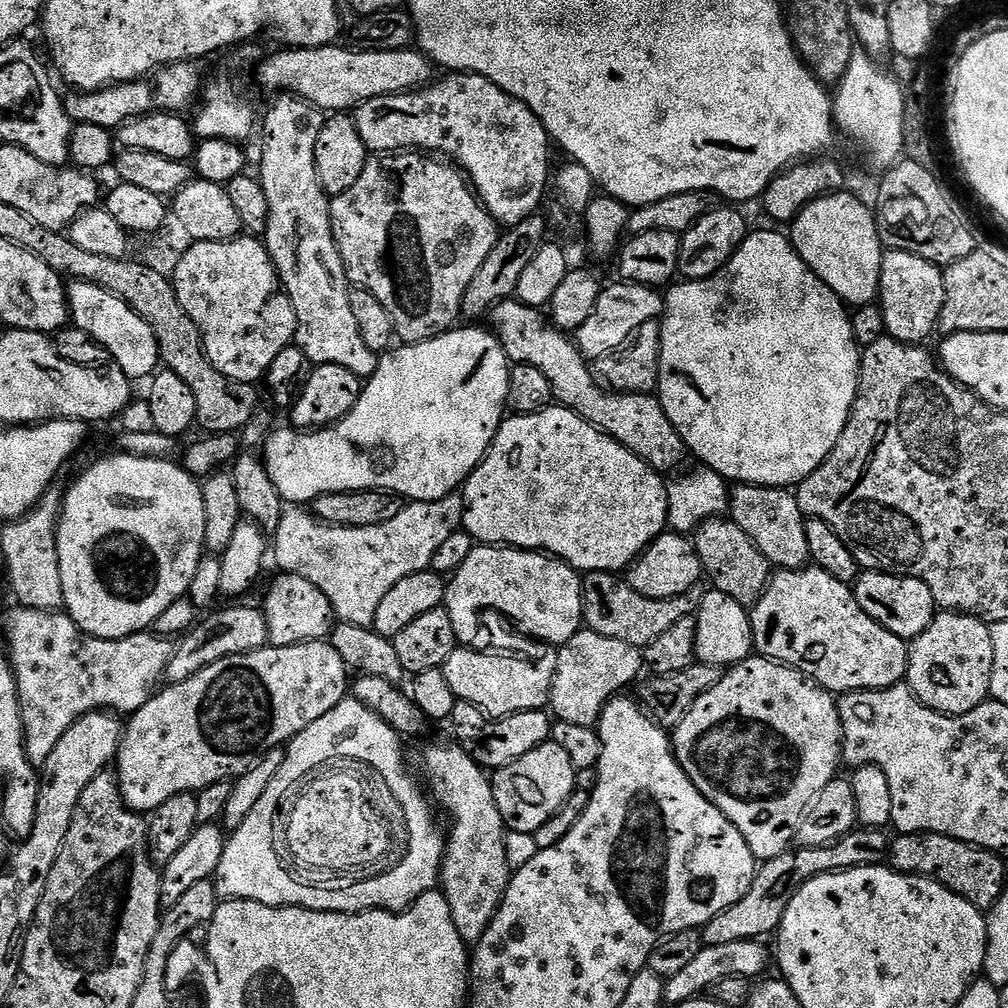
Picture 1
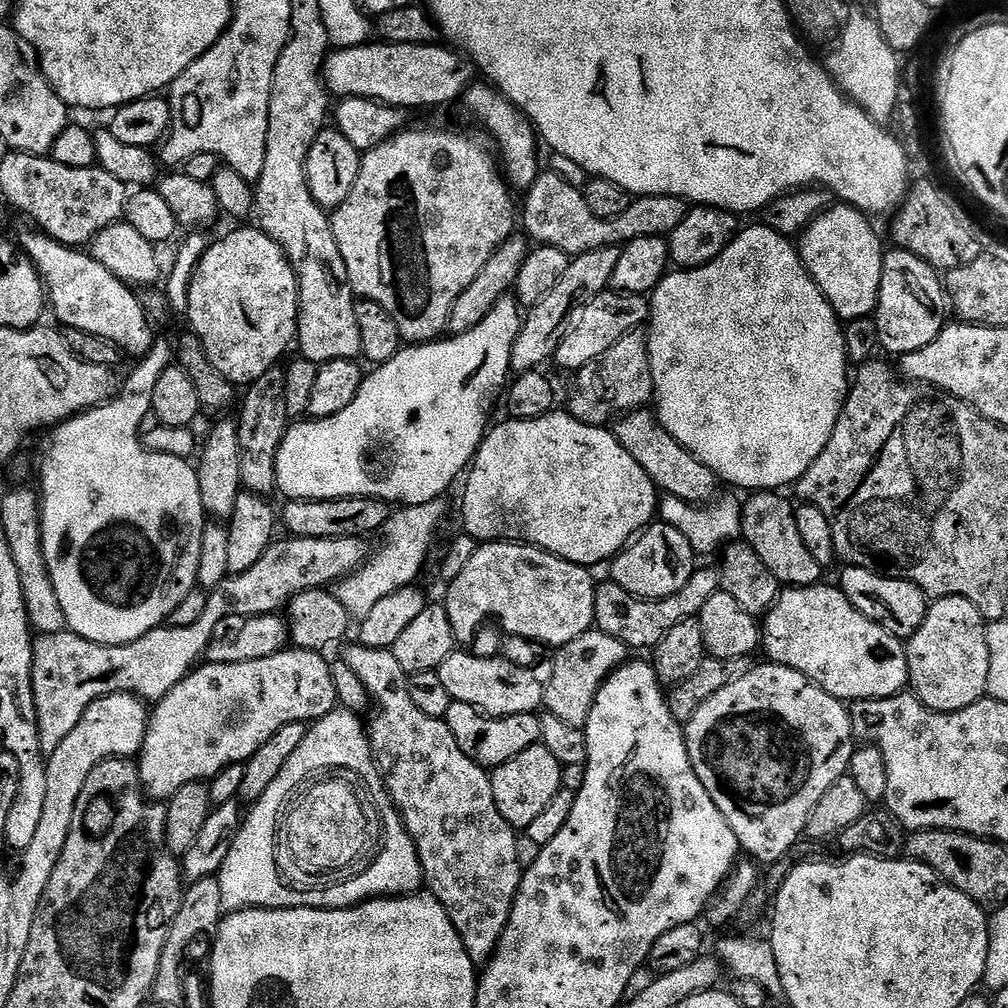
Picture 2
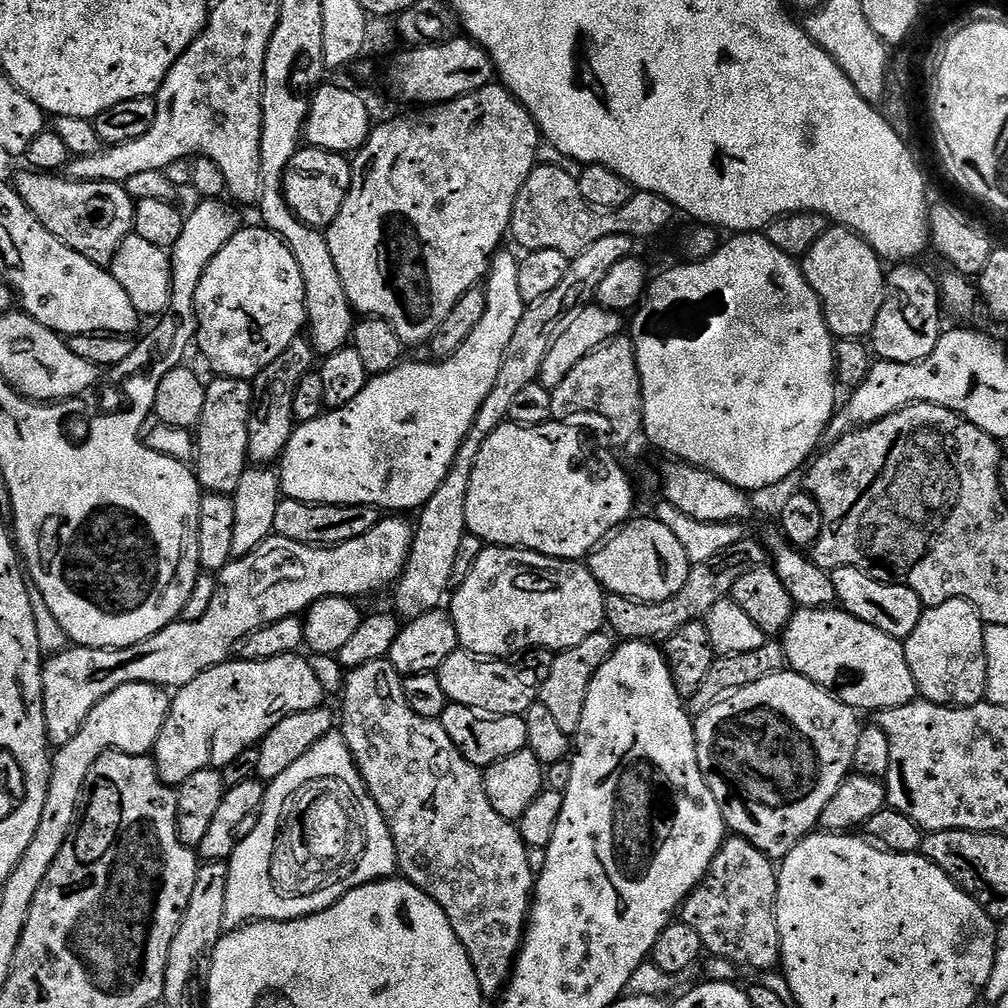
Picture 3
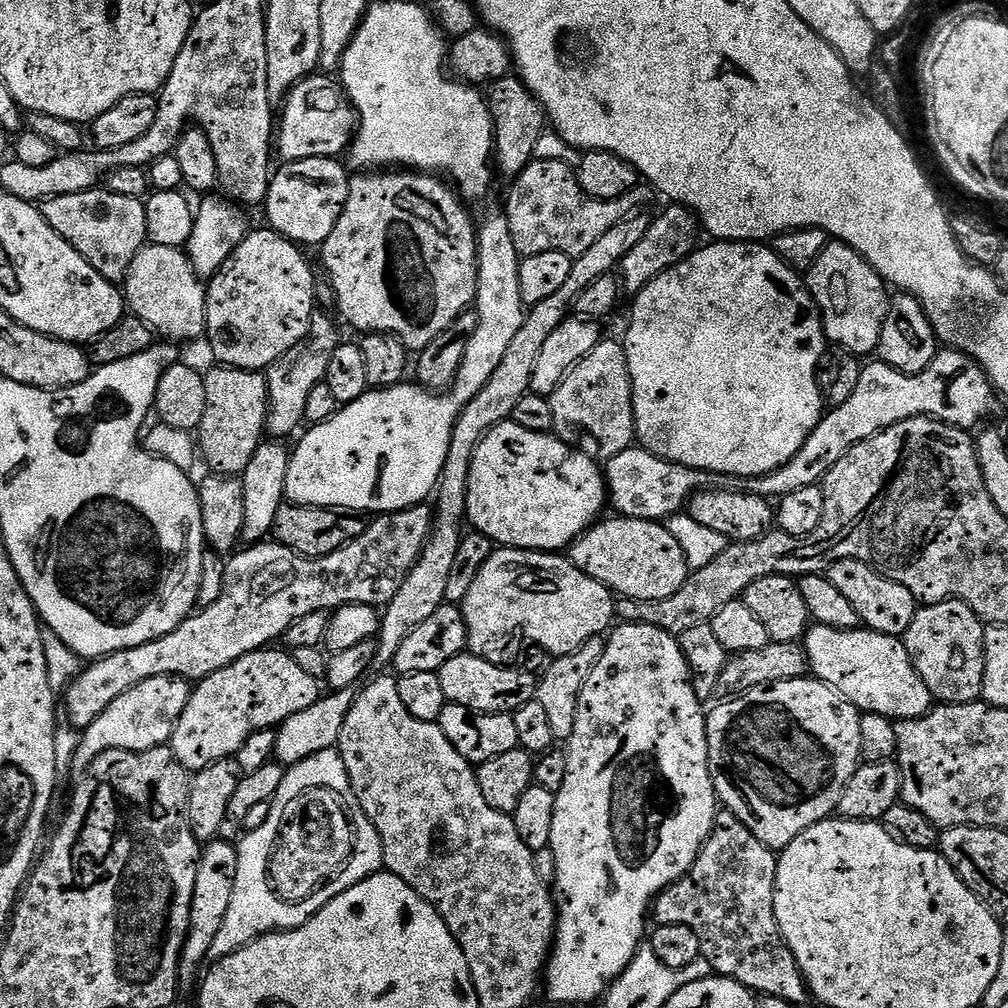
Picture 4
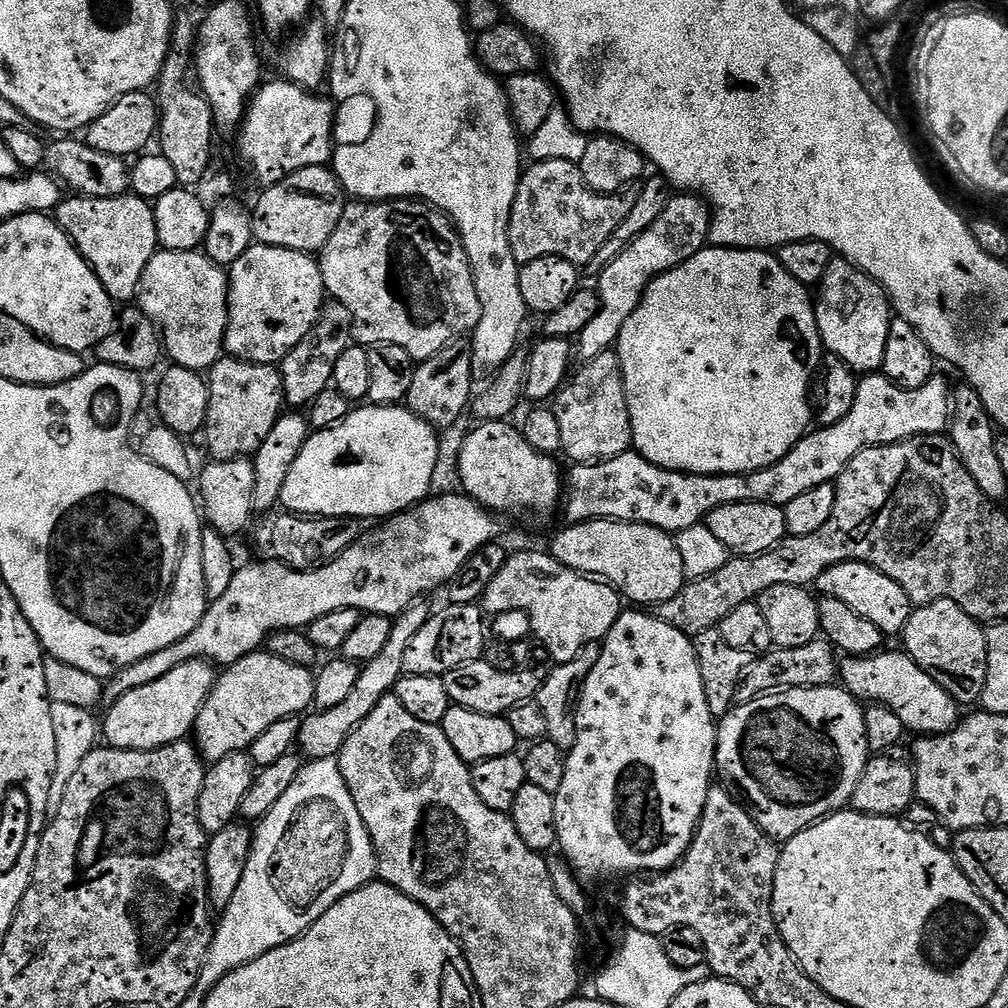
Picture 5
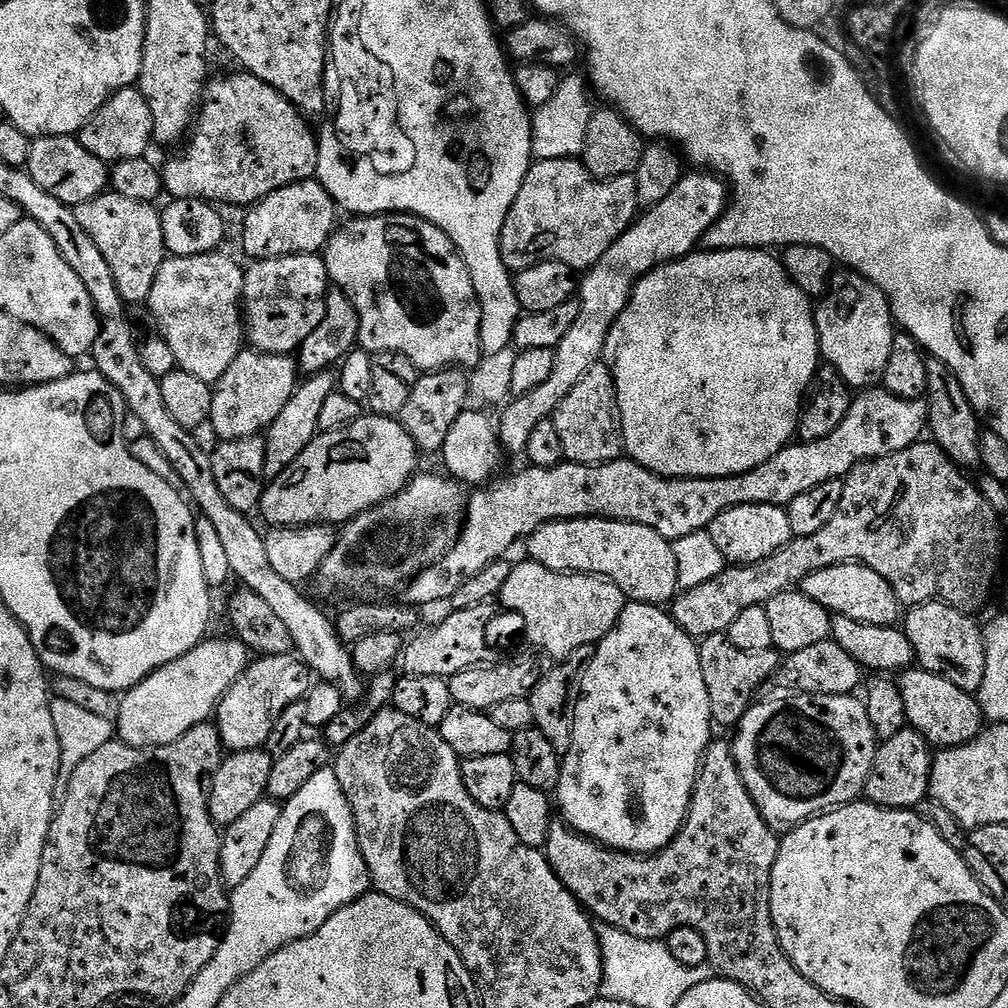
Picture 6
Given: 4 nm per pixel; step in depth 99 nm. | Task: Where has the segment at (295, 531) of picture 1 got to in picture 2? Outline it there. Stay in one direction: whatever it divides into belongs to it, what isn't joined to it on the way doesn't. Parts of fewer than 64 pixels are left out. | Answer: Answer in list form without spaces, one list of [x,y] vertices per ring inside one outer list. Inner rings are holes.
[[[443,499],[431,500],[425,504],[409,504],[393,511],[382,529],[384,541],[370,559],[361,564],[351,576],[344,577],[335,585],[334,595],[342,606],[346,606],[349,617],[363,618],[374,610],[377,602],[382,602],[389,594],[403,588],[413,587],[416,578],[428,560],[428,551],[432,548],[432,539],[440,528],[448,508]]]

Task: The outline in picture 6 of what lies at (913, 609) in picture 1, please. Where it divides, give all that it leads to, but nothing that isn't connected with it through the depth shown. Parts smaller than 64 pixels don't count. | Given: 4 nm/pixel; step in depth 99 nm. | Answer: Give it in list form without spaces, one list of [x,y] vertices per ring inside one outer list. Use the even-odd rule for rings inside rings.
[[[859,562],[835,564],[826,566],[826,570],[814,570],[814,574],[805,578],[798,588],[806,594],[806,598],[814,598],[818,606],[822,606],[833,616],[854,618],[854,622],[891,628],[902,616],[902,605],[898,594],[894,594],[894,586],[890,586],[890,582],[886,582],[886,578],[878,574],[878,570]]]

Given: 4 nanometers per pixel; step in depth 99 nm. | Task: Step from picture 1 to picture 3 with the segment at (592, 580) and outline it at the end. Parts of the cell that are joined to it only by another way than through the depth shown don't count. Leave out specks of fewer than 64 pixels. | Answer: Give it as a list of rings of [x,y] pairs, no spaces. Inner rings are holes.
[[[747,539],[739,540],[734,546],[730,546],[730,550],[722,550],[722,554],[710,558],[706,563],[692,565],[690,574],[686,578],[686,586],[682,586],[682,590],[678,590],[674,598],[666,598],[661,604],[647,604],[625,596],[605,595],[604,618],[607,627],[617,637],[620,635],[621,641],[663,642],[670,638],[670,634],[674,634],[674,630],[682,630],[686,622],[703,620],[715,604],[731,597],[734,582],[738,582],[742,574],[761,567],[763,560],[760,559],[765,559],[765,549],[760,547],[751,552],[748,543]]]

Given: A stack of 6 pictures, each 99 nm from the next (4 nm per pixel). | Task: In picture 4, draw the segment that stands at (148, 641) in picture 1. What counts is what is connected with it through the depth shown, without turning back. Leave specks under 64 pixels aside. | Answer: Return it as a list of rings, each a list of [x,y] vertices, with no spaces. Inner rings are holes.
[[[427,503],[415,504],[412,508],[407,508],[401,512],[386,512],[377,515],[375,519],[368,525],[368,529],[358,538],[354,538],[346,546],[342,546],[338,550],[334,550],[325,556],[311,557],[300,556],[294,550],[290,550],[286,546],[275,542],[261,542],[237,551],[226,563],[226,578],[224,579],[224,593],[222,598],[218,598],[218,602],[214,602],[214,606],[209,608],[200,608],[195,614],[182,621],[177,628],[170,634],[166,634],[157,640],[146,642],[142,646],[134,646],[127,648],[121,652],[111,652],[108,656],[99,657],[87,665],[80,674],[80,677],[73,681],[66,690],[68,696],[68,716],[67,723],[71,724],[77,730],[83,730],[90,726],[90,722],[94,722],[94,718],[98,718],[98,714],[102,714],[102,710],[106,710],[106,706],[110,706],[110,702],[114,702],[114,698],[118,698],[122,694],[126,694],[126,690],[130,690],[134,686],[138,686],[142,682],[146,682],[150,678],[158,678],[159,676],[180,676],[189,682],[199,682],[205,680],[210,674],[214,674],[218,670],[222,670],[226,666],[230,666],[238,658],[242,658],[251,652],[258,652],[269,647],[271,640],[279,641],[287,632],[291,624],[298,618],[306,618],[306,614],[314,614],[315,612],[328,612],[346,606],[347,604],[371,604],[373,606],[387,606],[394,598],[394,594],[398,594],[398,586],[402,586],[402,582],[406,582],[406,578],[410,574],[412,567],[418,562],[418,558],[424,549],[424,543],[428,540],[428,536],[432,532],[432,521],[434,512]]]

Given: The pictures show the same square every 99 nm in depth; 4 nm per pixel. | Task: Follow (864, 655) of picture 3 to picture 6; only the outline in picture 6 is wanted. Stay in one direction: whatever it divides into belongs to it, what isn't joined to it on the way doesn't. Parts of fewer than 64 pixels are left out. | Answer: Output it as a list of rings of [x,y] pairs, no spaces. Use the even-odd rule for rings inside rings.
[[[913,666],[899,673],[898,683],[909,725],[922,733],[929,744],[937,749],[962,746],[973,740],[985,727],[986,721],[979,699],[966,690],[958,690],[954,682],[946,682],[946,678],[938,674]]]

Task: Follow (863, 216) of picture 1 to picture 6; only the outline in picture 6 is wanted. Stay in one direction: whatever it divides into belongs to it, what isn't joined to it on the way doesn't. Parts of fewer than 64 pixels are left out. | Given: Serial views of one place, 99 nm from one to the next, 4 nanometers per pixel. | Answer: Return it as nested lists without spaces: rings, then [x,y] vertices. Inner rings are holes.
[[[840,270],[833,275],[815,313],[823,363],[838,370],[853,390],[877,387],[883,381],[886,362],[890,362],[892,339],[898,334],[884,291],[855,270]]]

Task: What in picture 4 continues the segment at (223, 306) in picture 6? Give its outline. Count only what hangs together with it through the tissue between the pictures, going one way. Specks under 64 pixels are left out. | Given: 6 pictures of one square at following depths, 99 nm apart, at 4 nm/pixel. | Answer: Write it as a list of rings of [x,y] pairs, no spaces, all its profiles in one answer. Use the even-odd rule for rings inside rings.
[[[151,242],[145,244],[122,281],[122,291],[131,315],[146,322],[159,335],[161,332],[165,341],[196,340],[205,335],[208,294],[201,277],[188,261],[187,251]]]

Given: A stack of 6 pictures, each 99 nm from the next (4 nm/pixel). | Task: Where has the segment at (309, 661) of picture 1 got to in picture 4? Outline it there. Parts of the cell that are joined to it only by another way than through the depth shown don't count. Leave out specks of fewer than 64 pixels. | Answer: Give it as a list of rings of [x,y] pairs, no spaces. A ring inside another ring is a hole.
[[[272,651],[246,654],[189,691],[186,710],[182,710],[170,741],[172,753],[189,773],[201,772],[214,762],[235,757],[250,734],[276,728],[290,714],[298,714],[298,710],[306,710],[306,706],[314,706],[320,700],[321,681],[310,678],[287,651]]]

